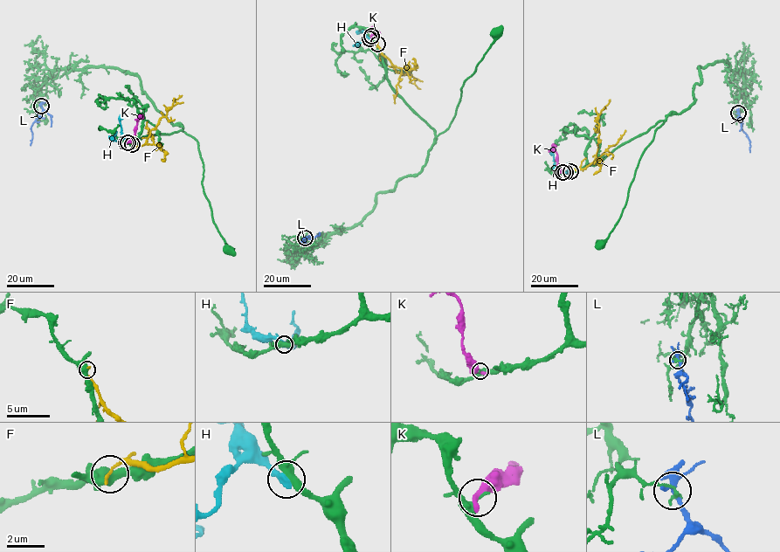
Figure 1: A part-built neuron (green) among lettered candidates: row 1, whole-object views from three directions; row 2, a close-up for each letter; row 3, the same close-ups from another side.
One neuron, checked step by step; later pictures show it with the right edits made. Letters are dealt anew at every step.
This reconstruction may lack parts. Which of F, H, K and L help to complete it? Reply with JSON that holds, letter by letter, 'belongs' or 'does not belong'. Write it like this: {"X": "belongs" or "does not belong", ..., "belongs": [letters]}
{"F": "does not belong", "H": "does not belong", "K": "does not belong", "L": "does not belong", "belongs": []}

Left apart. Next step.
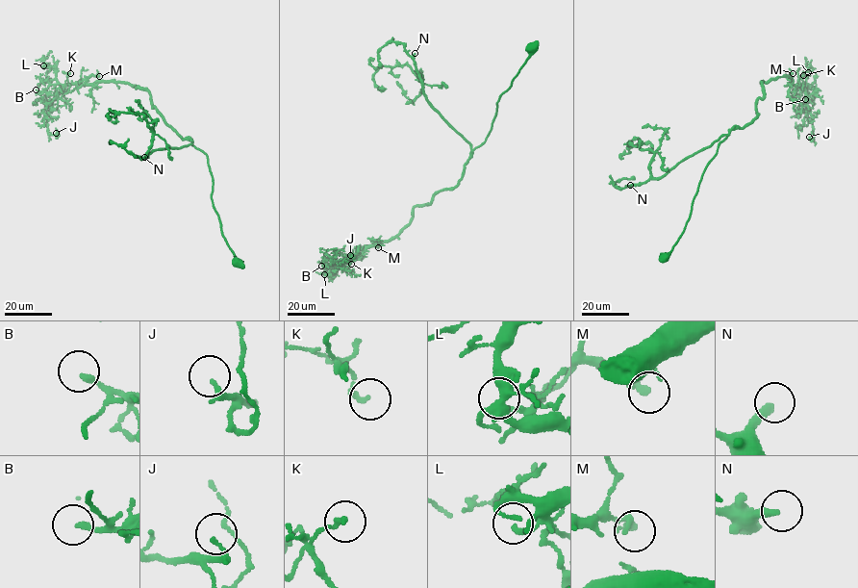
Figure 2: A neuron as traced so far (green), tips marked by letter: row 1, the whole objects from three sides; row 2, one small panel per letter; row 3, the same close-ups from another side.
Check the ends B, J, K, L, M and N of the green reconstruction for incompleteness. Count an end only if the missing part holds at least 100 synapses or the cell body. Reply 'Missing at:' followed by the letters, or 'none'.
Missing at: N

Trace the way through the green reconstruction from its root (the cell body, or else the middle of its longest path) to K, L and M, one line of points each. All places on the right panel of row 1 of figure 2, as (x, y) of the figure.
K: (664, 255), (683, 232), (718, 144), (758, 115), (761, 84), (783, 76), (801, 87), (803, 75)
L: (664, 255), (683, 232), (718, 144), (758, 115), (761, 84), (787, 76), (802, 89), (808, 72)
M: (664, 255), (683, 232), (718, 144), (758, 115), (761, 84), (783, 76), (792, 84), (793, 73)

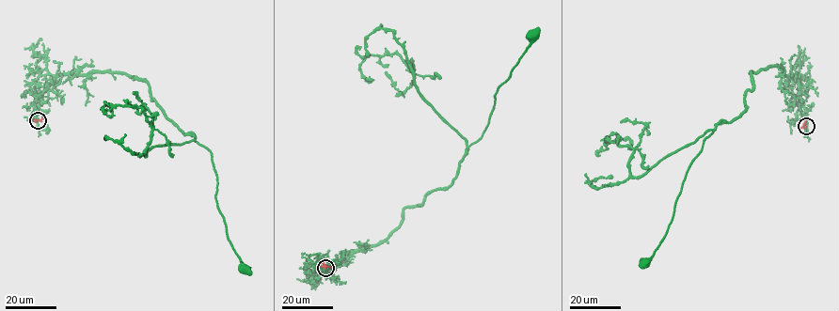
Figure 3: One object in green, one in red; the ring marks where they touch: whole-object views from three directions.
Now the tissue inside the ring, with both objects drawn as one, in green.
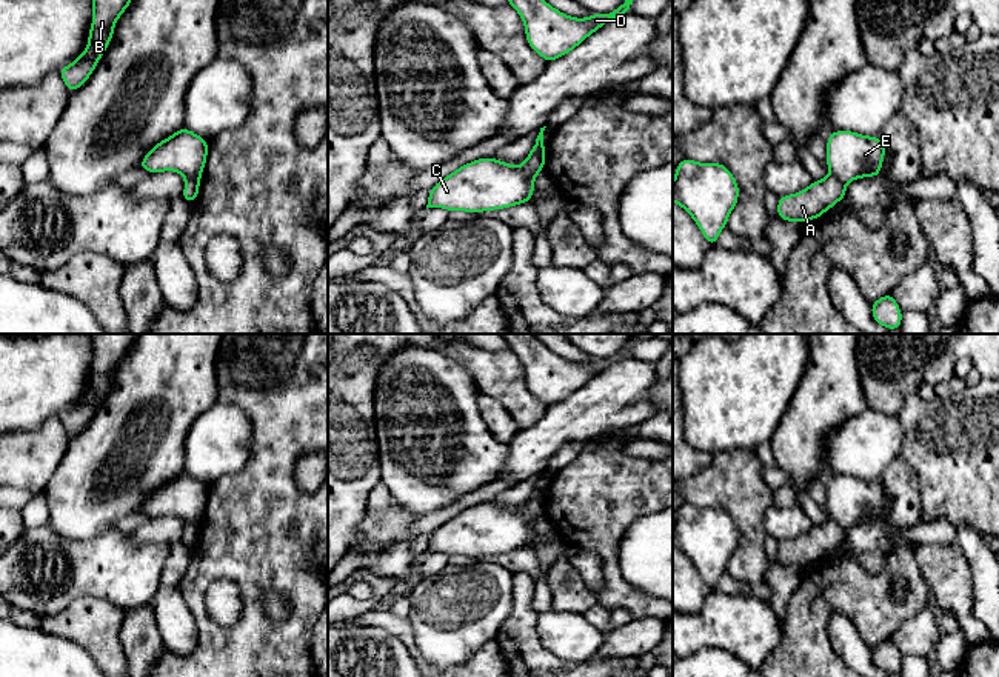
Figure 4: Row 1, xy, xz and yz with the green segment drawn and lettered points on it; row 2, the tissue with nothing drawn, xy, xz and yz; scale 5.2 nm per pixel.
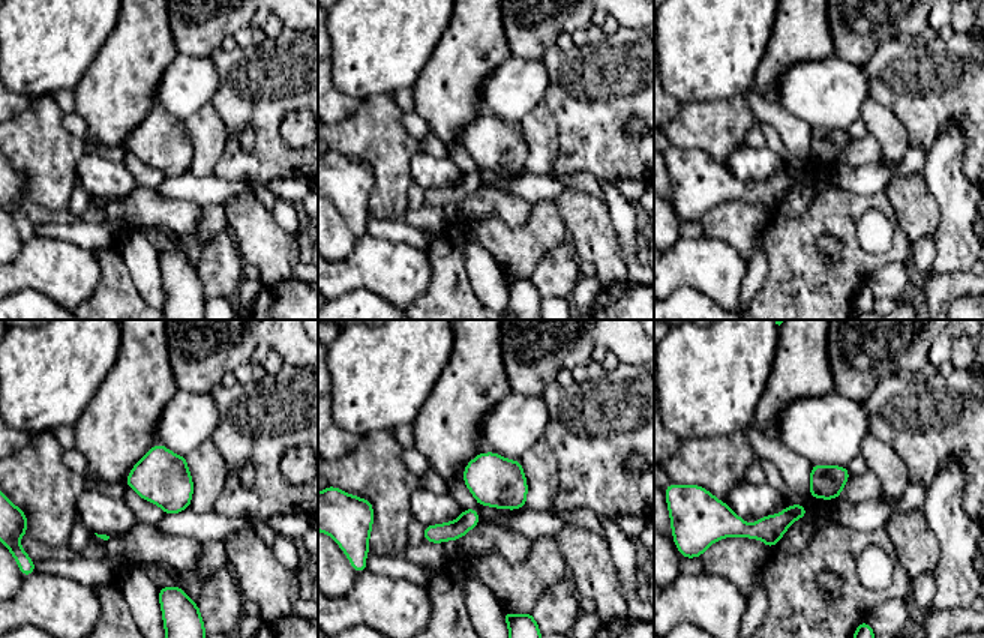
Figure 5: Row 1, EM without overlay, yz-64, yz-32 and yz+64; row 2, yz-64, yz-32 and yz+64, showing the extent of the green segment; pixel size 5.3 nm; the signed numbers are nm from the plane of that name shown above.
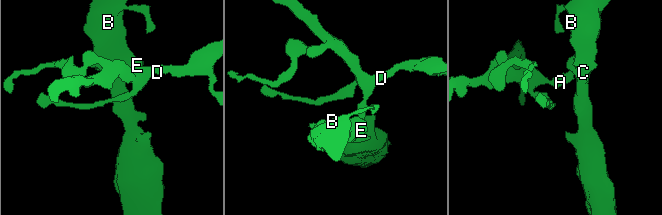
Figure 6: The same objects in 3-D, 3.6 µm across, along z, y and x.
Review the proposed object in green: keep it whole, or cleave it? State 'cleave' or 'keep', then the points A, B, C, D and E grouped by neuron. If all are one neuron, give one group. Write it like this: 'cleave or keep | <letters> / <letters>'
cleave | A D / B C E

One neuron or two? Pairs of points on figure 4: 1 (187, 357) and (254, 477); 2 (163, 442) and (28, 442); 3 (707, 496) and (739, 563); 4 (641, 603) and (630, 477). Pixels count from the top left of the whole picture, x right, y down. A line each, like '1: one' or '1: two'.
1: two
2: two
3: one
4: one

